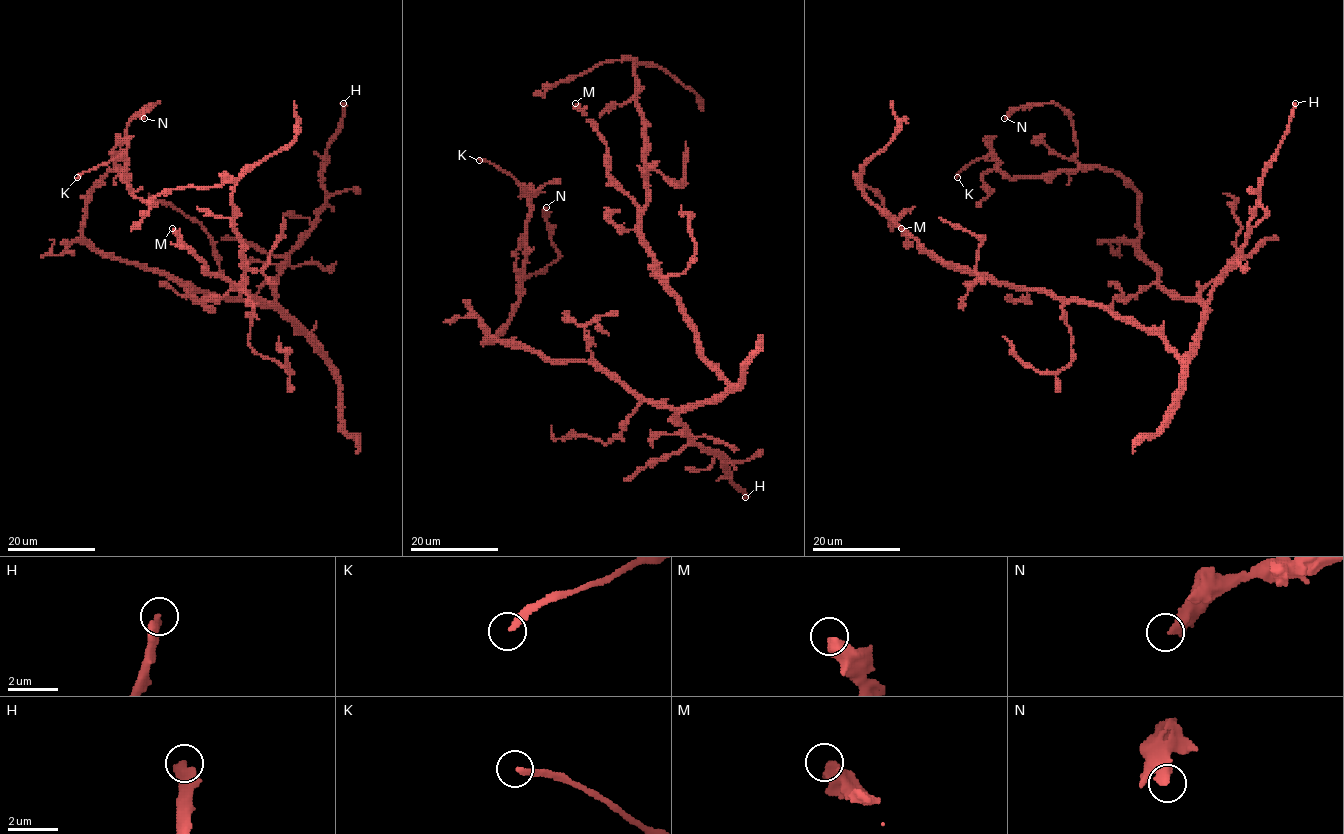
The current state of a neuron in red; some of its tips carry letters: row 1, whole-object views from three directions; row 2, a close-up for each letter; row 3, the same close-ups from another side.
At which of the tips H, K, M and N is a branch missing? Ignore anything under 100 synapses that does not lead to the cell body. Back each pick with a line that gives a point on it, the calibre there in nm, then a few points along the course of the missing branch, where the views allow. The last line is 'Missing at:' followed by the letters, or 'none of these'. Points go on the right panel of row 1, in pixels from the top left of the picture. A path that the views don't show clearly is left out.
Missing at: none of these

